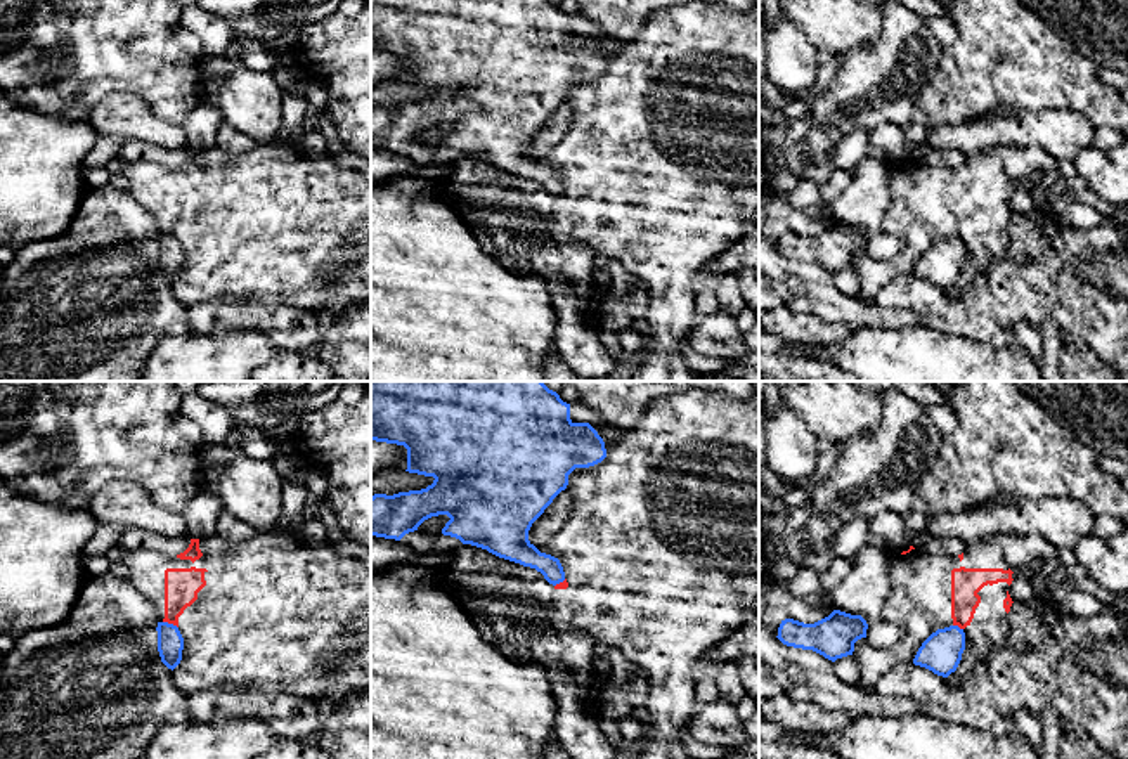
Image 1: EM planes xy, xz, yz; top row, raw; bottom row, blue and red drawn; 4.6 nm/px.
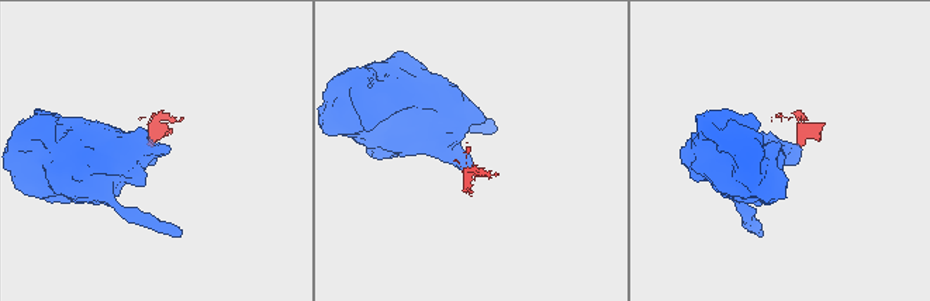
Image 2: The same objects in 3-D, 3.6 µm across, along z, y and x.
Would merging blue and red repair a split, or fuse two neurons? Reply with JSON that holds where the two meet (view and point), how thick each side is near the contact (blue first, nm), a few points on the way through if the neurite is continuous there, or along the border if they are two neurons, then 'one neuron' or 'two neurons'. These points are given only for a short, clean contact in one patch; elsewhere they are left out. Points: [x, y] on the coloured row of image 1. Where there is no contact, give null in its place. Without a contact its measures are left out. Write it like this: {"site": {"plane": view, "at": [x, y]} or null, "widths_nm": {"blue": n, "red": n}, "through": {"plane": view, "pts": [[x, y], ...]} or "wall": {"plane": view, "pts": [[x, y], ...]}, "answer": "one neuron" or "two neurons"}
{"site": {"plane": "xy", "at": [170, 624]}, "widths_nm": {"blue": 130, "red": 160}, "wall": {"plane": "xy", "pts": [[163, 621], [177, 628]]}, "answer": "two neurons"}

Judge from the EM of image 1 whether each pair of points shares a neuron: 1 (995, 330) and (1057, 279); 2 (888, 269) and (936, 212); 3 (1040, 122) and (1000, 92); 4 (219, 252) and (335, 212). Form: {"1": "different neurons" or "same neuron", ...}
{"1": "same neuron", "2": "same neuron", "3": "different neurons", "4": "same neuron"}

